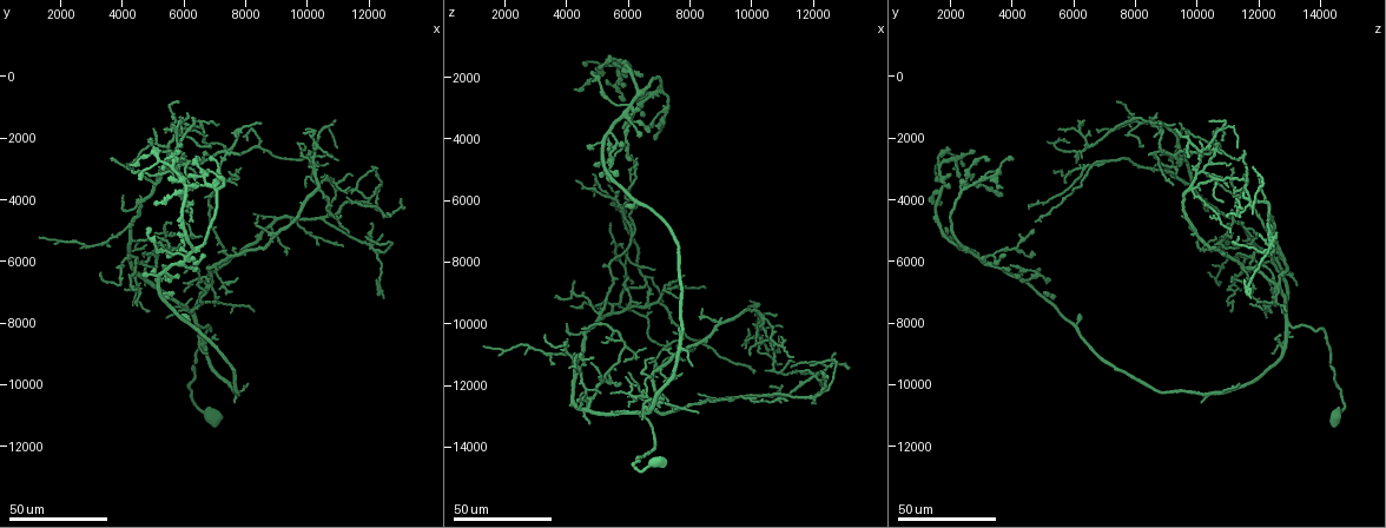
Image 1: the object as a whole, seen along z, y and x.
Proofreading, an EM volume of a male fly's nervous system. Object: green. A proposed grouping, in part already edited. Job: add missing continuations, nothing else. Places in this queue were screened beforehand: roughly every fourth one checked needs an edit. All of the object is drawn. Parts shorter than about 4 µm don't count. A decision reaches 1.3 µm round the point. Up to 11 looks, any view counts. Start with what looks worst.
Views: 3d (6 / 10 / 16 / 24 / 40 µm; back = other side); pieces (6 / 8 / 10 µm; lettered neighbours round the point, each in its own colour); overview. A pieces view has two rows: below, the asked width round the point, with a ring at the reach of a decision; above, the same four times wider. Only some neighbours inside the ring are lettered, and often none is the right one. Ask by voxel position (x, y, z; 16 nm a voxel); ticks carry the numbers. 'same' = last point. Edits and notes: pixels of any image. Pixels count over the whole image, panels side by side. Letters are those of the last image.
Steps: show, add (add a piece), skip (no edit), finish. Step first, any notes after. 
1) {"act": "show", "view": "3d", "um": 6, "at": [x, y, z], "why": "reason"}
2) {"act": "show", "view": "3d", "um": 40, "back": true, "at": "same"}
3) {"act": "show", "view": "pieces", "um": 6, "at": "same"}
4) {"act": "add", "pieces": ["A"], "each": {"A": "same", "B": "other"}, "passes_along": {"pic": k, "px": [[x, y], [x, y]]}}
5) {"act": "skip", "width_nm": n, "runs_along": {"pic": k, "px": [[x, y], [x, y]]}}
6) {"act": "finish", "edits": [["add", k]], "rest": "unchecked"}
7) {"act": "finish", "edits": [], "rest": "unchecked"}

{"act": "show", "view": "3d", "um": 40, "at": [5300, 6100, 4000], "why": "free end"}

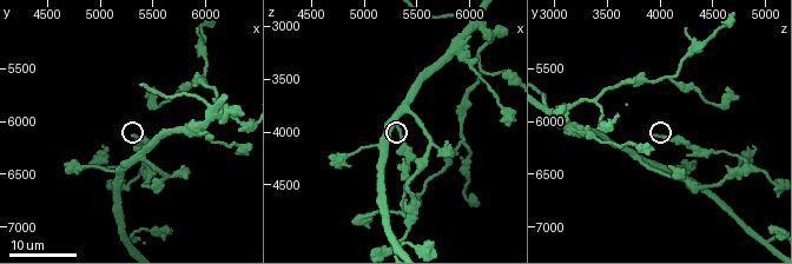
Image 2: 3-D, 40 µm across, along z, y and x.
{"act": "show", "view": "pieces", "um": 6, "at": [5320, 6140, 3940]}

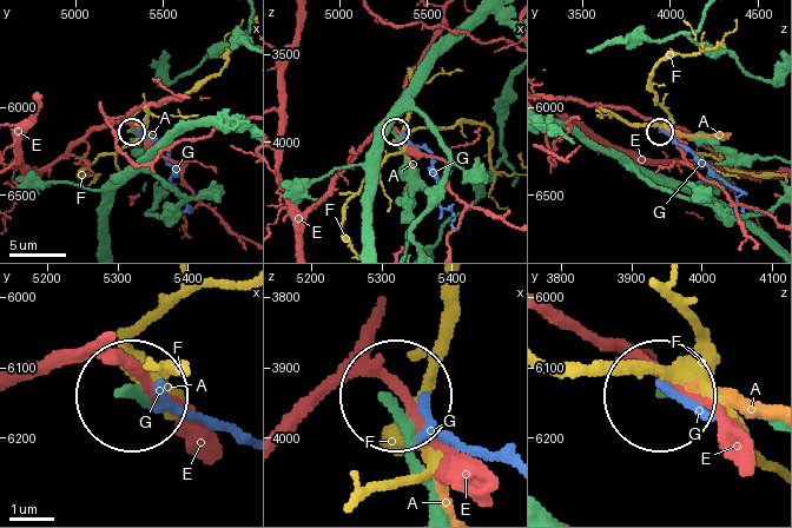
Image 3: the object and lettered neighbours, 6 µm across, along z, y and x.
{"act": "skip", "width_nm": 180, "each": {"A": "other", "E": "other", "F": "other", "G": "other"}, "runs_along": {"pic": 3, "px": [[406, 243], [409, 164], [396, 133]]}, "found": "no lettered piece goes on from it"}

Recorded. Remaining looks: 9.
{"act": "show", "view": "3d", "um": 40, "at": [7800, 2600, 8400], "why": "tapers out"}

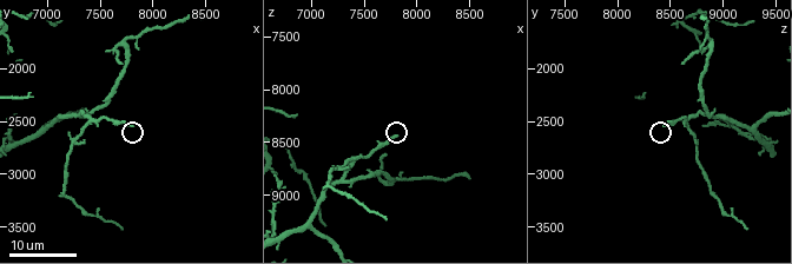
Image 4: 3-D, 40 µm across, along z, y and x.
{"act": "show", "view": "3d", "um": 6, "at": [7780, 2560, 8420]}

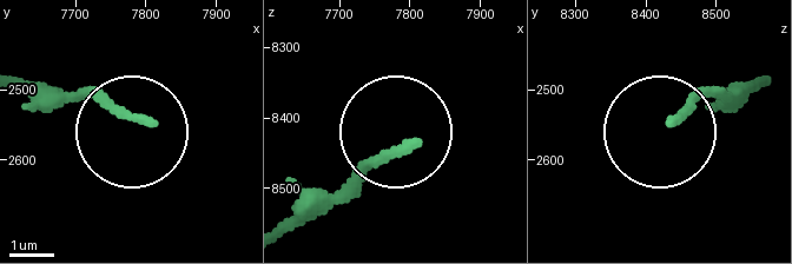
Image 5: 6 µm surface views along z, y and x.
{"act": "show", "view": "pieces", "um": 6, "at": [7800, 2540, 8435], "why": "see the neighbours"}

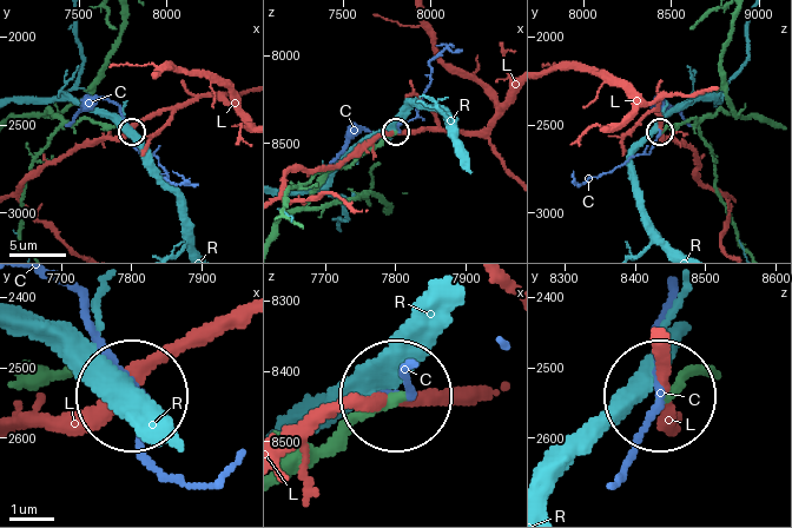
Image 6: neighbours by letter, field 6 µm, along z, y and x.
{"act": "skip", "each": {"C": "other", "L": "other", "R": "other"}, "found": "none of them fits"}

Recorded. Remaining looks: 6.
{"act": "show", "view": "3d", "um": 24, "at": [7140, 1560, 9300], "why": "branch stops here"}

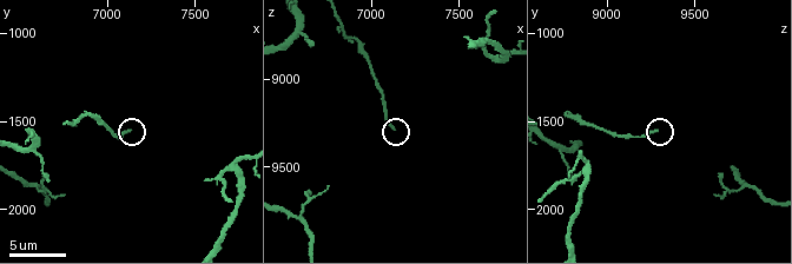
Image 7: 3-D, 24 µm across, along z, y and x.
{"act": "show", "view": "pieces", "um": 10, "at": [7120, 1560, 9260]}

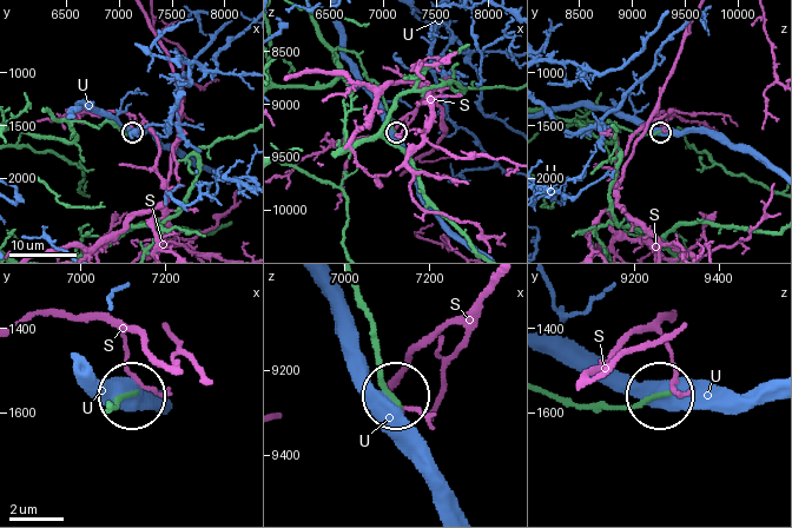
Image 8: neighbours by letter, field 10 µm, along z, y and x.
{"act": "skip", "each": {"S": "other", "U": "other"}, "found": "none of them fits"}

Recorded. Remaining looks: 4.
{"act": "show", "view": "3d", "um": 24, "at": [8000, 9900, 11300]}

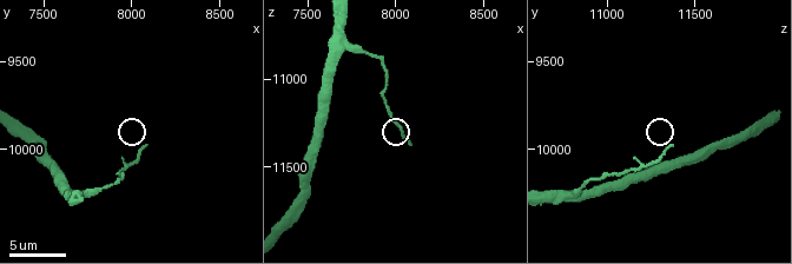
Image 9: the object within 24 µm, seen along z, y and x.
{"act": "show", "view": "pieces", "um": 6, "at": [8080, 9980, 11360]}

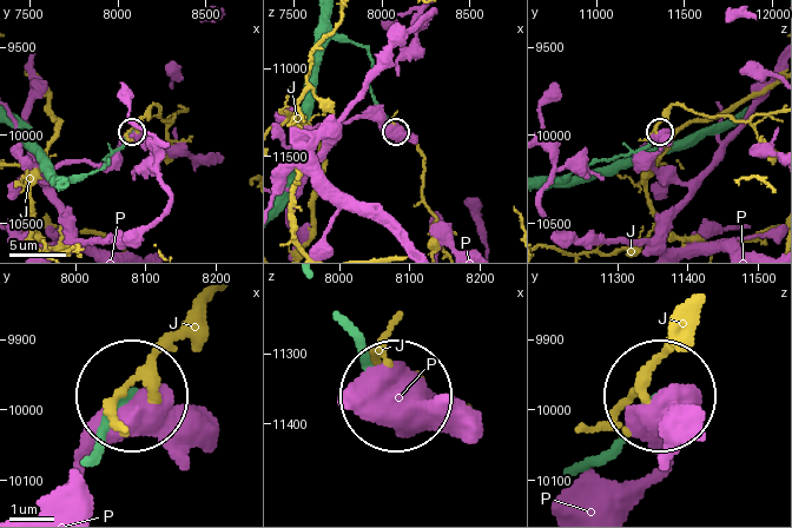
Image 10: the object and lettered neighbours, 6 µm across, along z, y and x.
{"act": "skip", "each": {"J": "other", "P": "other"}, "runs_along": {"pic": 10, "px": [[90, 455], [131, 402]]}, "found": "no lettered piece goes on from it"}

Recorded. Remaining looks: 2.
{"act": "show", "view": "3d", "um": 40, "at": [1300, 5200, 10700], "why": "end of a long branch"}

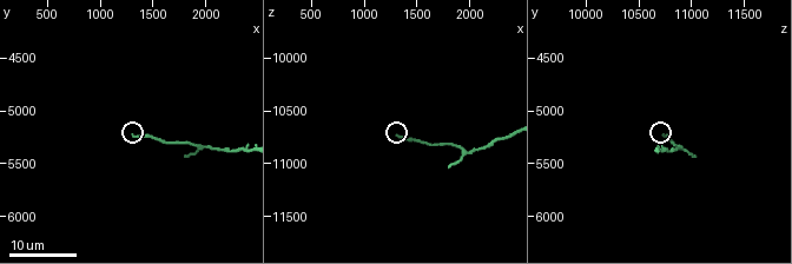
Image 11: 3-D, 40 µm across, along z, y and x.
{"act": "show", "view": "pieces", "um": 10, "at": [1320, 5220, 10740]}

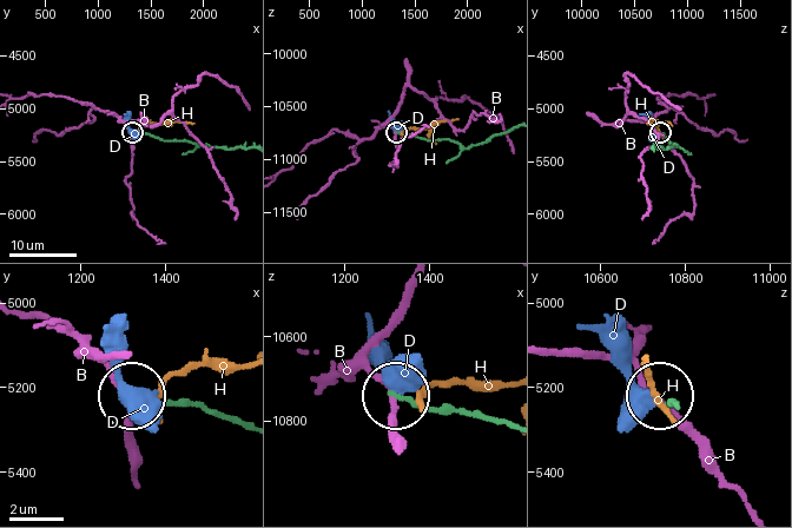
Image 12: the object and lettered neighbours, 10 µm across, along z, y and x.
{"act": "skip", "width_nm": 120, "each": {"B": "other", "D": "other", "H": "other"}, "found": "none of them fits"}

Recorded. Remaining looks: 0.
{"act": "finish", "edits": [], "rest": "unchecked"}

